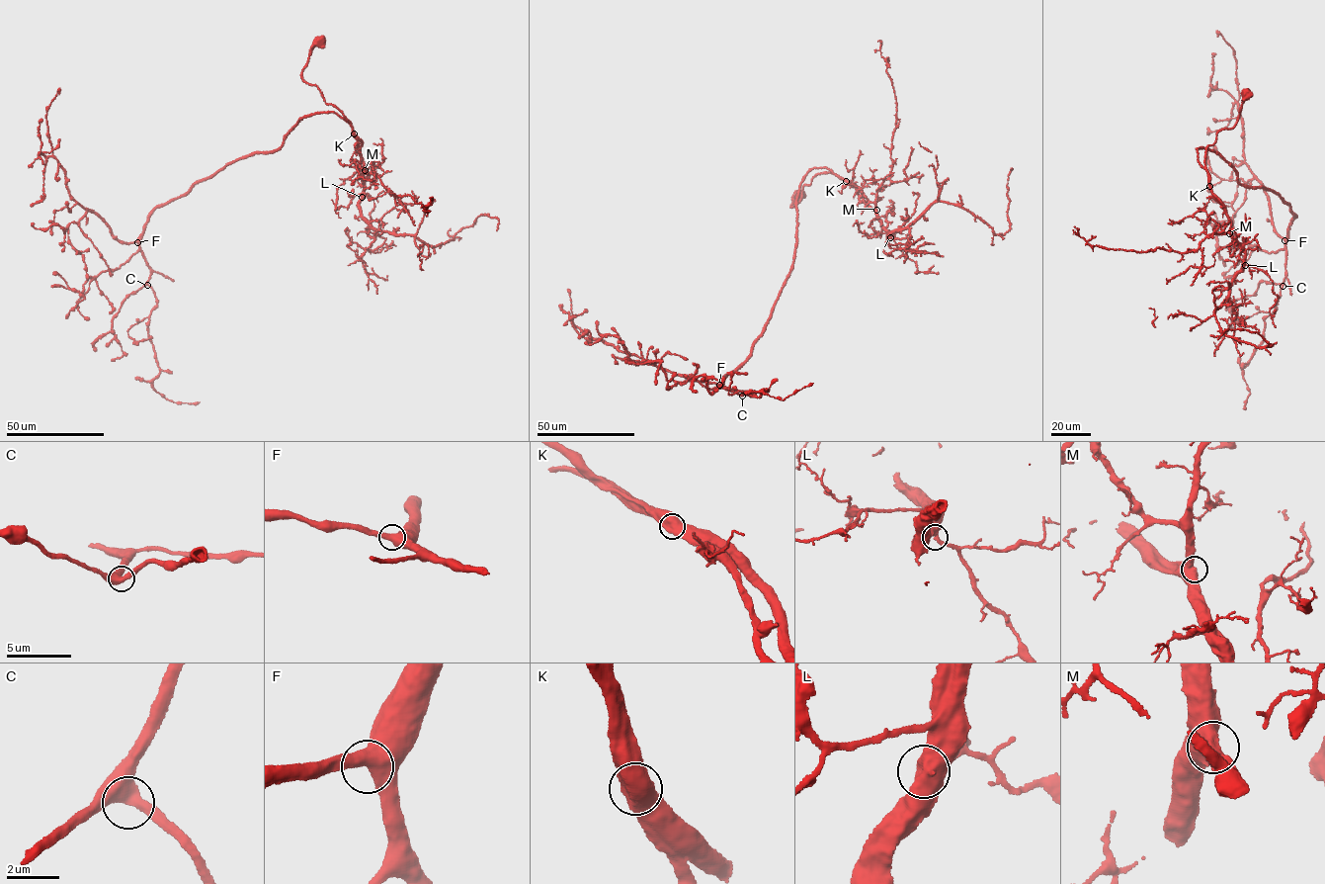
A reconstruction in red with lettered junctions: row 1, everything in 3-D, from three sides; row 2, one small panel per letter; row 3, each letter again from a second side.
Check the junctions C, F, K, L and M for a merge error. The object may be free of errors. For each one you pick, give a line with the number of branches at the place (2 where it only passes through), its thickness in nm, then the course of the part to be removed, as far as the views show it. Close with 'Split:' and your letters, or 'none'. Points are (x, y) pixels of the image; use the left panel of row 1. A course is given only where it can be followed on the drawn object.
Split: none

